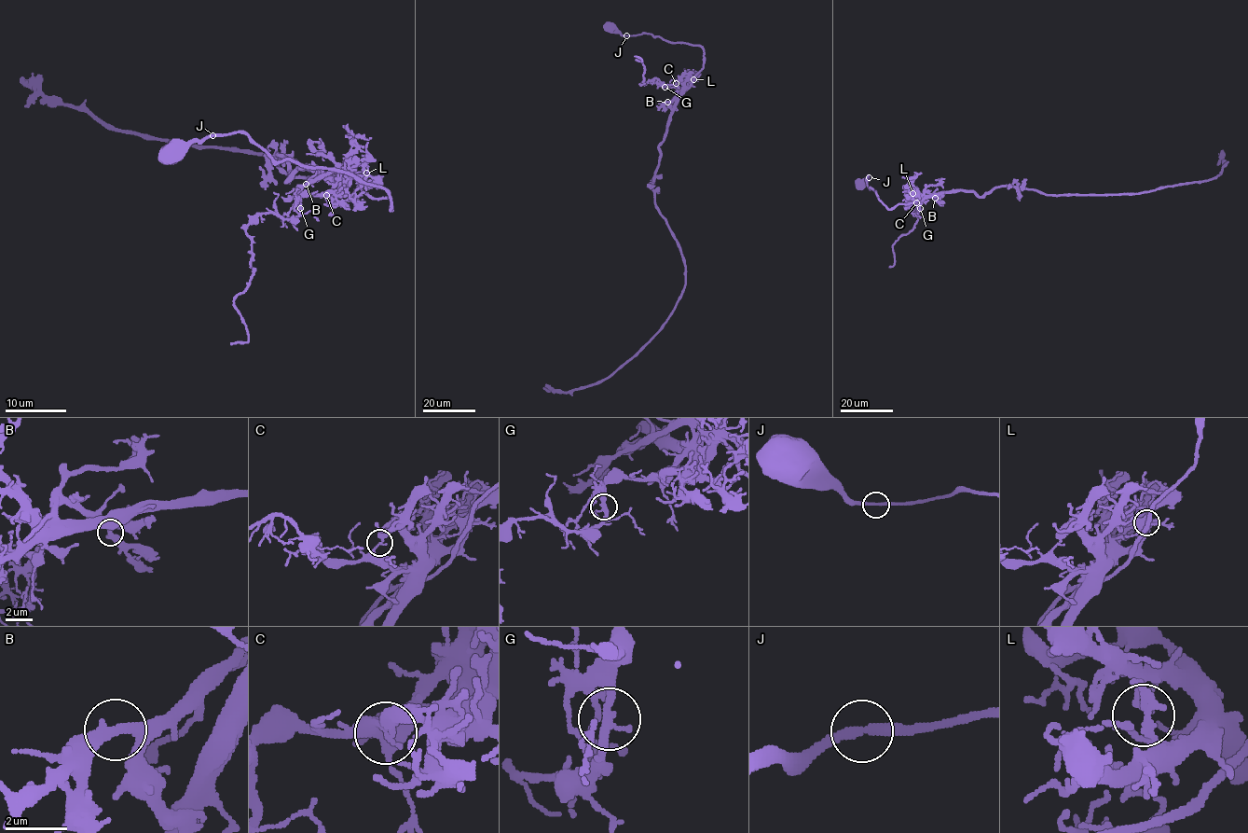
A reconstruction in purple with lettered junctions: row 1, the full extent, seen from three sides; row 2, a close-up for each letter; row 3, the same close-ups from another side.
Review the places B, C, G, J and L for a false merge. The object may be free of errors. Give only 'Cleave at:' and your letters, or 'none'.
Cleave at: C

